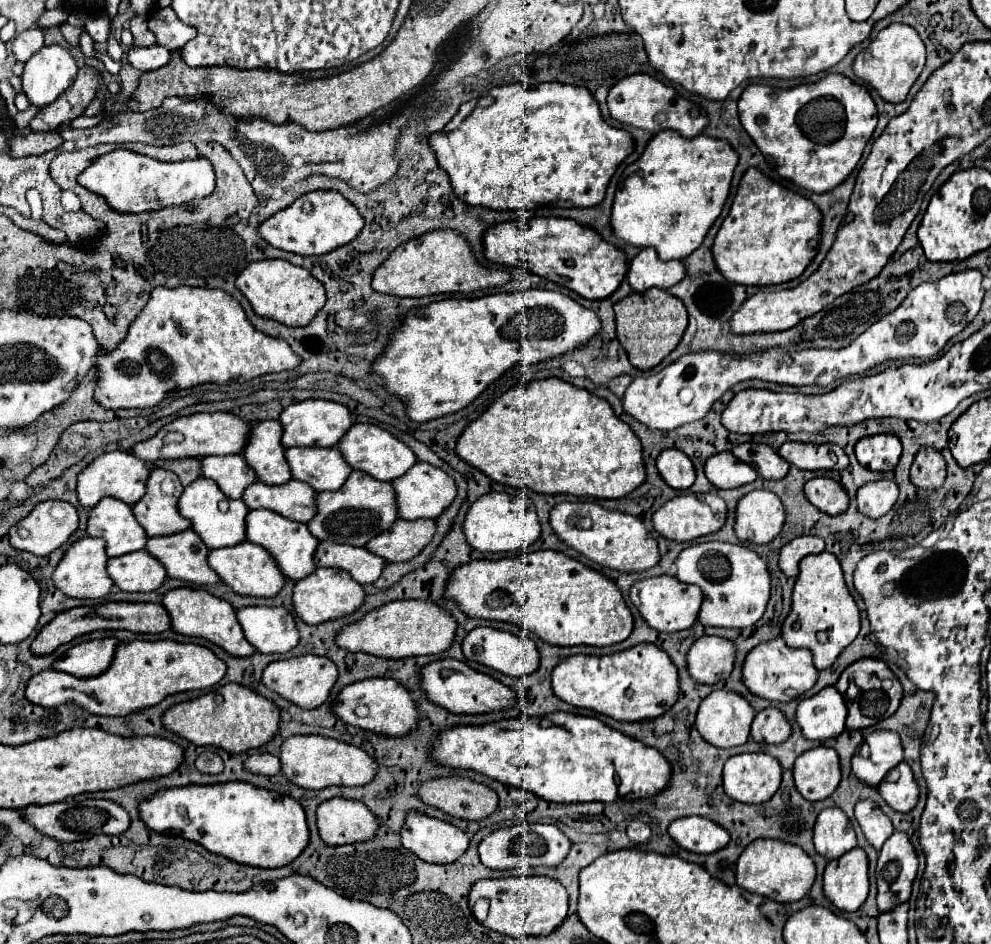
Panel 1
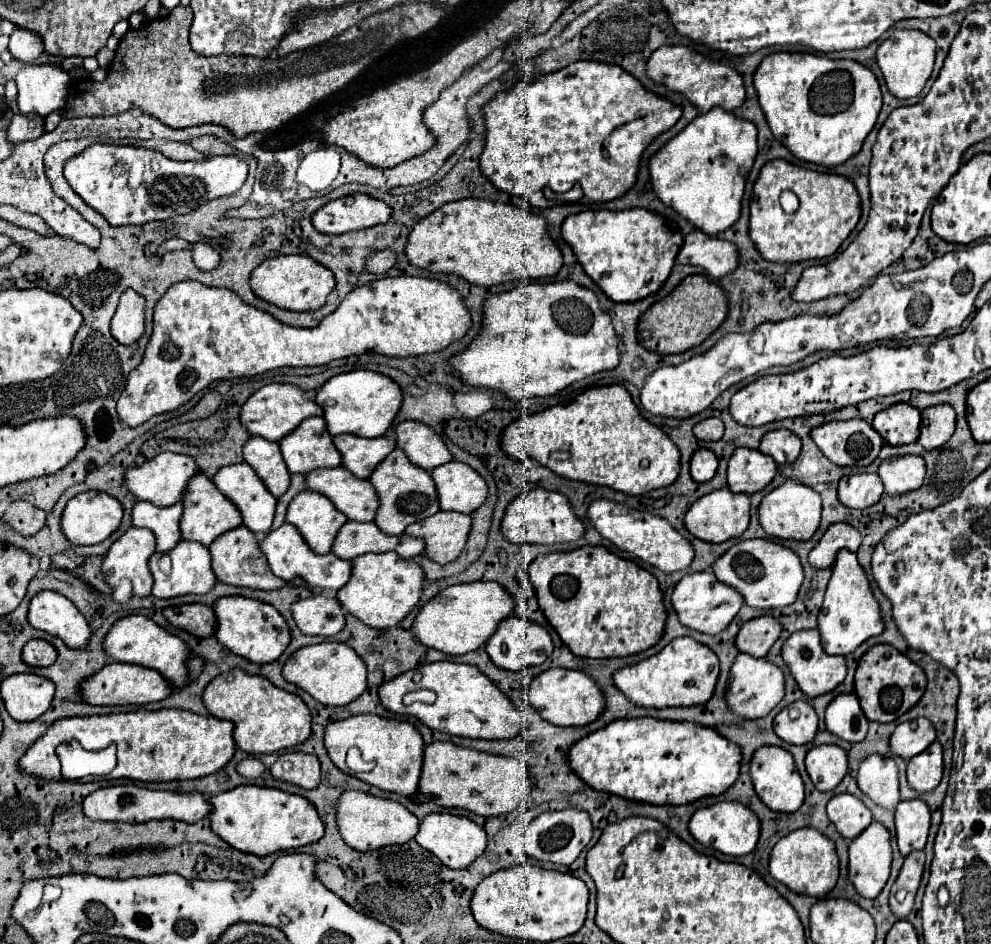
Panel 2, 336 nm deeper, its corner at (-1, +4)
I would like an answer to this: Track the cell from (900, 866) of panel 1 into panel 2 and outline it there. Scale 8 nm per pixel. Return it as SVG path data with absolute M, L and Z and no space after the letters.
M900 801L896 807L896 841L902 857L908 857L912 851L924 849L928 829L930 829L930 809L924 801Z

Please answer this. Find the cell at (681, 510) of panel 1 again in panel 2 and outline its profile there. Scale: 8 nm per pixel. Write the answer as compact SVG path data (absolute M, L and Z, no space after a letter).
M728 487L712 491L702 495L700 499L696 499L690 509L684 515L684 525L686 529L702 541L708 543L722 543L728 541L732 537L740 537L750 521L750 499L746 493L732 493L728 491Z

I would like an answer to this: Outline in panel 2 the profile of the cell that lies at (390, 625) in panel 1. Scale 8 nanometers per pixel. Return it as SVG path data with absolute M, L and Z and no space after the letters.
M476 581L464 585L450 585L430 599L412 623L412 637L424 647L436 649L446 655L464 655L488 641L496 625L506 619L516 601L494 581Z

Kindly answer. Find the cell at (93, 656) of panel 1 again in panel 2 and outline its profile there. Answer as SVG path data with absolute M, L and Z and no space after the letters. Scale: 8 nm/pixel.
M128 615L128 617L118 619L106 633L102 649L104 649L106 657L116 663L132 663L132 665L140 665L140 667L158 671L160 675L168 677L176 689L180 689L188 683L188 671L186 671L184 661L188 659L190 649L176 635L158 627L150 617Z

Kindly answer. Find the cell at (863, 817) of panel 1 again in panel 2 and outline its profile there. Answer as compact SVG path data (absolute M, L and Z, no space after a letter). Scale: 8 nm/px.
M870 755L870 759L864 759L858 769L858 787L884 809L894 809L900 803L898 769L890 757Z

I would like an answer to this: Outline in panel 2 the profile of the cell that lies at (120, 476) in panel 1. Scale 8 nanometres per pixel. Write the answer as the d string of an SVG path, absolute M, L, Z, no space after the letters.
M160 453L150 461L128 467L124 471L124 483L122 485L140 501L168 507L168 505L174 505L180 501L180 495L184 491L184 483L188 483L188 479L194 473L198 473L198 467L196 467L196 463L192 463L192 457L178 455L178 453Z

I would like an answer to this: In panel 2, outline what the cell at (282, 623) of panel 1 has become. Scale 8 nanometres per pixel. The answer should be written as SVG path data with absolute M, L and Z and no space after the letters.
M322 595L300 599L290 607L296 627L304 635L330 637L344 627L344 613L338 605L338 599L328 599Z

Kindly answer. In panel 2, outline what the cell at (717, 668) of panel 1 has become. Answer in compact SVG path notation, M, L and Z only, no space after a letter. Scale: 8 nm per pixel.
M762 615L746 621L736 635L736 649L752 657L764 657L780 635L780 625L772 615Z

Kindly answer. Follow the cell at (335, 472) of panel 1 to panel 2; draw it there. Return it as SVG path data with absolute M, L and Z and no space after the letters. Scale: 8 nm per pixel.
M336 435L334 445L342 455L340 467L348 469L358 479L368 479L374 467L394 451L392 437L374 437L364 439L356 435Z

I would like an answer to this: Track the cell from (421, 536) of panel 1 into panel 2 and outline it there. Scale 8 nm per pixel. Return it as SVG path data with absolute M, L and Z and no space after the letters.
M438 511L436 515L412 523L404 533L424 539L424 555L444 565L454 561L466 545L472 517L454 511Z

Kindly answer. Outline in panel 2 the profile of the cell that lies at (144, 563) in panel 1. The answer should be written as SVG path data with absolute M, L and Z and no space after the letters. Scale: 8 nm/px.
M178 541L176 547L172 551L168 551L170 557L170 573L162 573L158 561L160 561L162 553L154 553L148 561L154 585L152 585L152 595L154 597L176 597L176 595L188 595L188 593L208 593L214 585L216 585L216 577L212 575L210 569L210 555L208 555L208 547L196 543L196 541Z

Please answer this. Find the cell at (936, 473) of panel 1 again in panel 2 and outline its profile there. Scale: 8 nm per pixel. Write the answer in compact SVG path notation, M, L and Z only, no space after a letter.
M936 405L922 411L918 443L924 449L942 447L956 429L956 413L948 405Z

